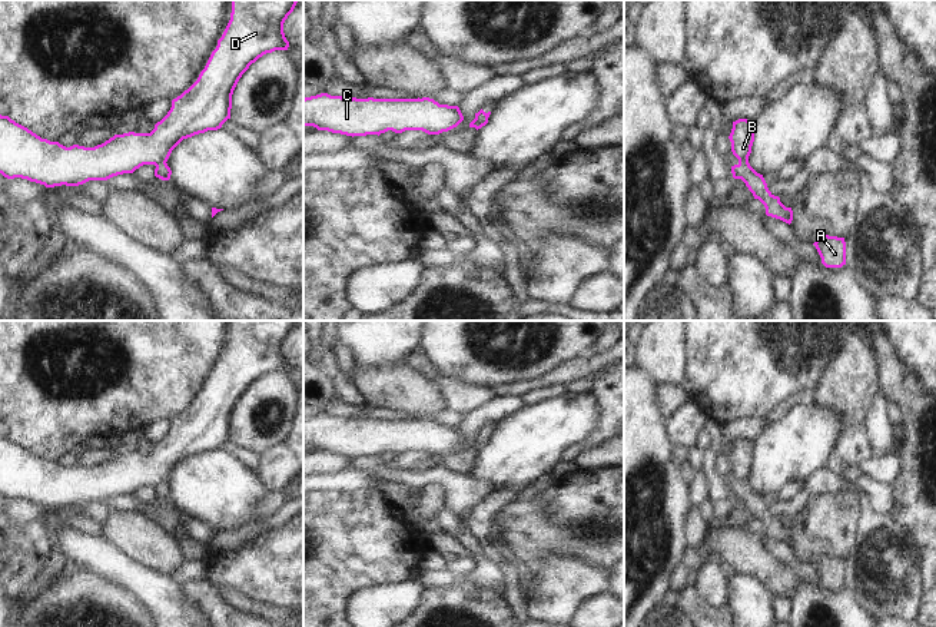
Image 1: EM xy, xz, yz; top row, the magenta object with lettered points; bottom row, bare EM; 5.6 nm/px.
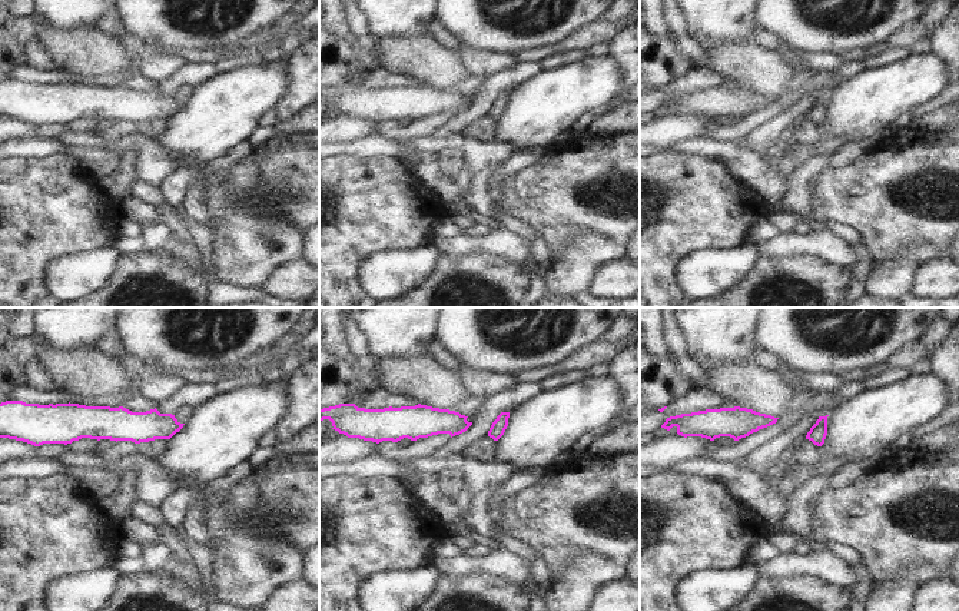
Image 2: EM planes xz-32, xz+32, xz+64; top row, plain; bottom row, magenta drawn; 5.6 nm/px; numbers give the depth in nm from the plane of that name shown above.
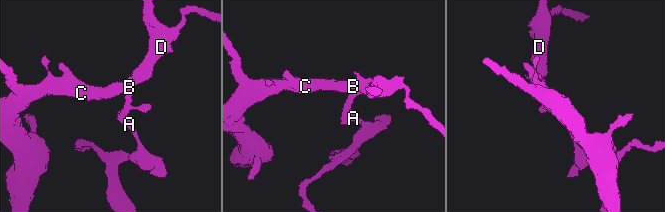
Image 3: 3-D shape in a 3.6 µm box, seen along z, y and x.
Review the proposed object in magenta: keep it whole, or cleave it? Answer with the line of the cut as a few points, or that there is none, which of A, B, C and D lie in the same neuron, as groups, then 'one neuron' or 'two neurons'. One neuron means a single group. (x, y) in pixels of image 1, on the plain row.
cut xy (165, 483), (156, 488); groups A / B C D; two neurons

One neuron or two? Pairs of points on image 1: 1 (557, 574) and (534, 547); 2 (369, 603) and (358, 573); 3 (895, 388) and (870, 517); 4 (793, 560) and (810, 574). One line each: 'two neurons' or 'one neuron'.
1: two neurons
2: two neurons
3: two neurons
4: one neuron

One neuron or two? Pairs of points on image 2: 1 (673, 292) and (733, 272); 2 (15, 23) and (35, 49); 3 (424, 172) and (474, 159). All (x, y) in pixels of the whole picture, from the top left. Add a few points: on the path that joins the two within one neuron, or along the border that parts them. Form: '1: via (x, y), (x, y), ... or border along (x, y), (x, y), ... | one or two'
1: border along (692, 255), (677, 269), (679, 284), (684, 292) | two
2: via (20, 29), (30, 43) | one
3: border along (402, 145), (412, 146), (421, 153), (435, 153) | two

